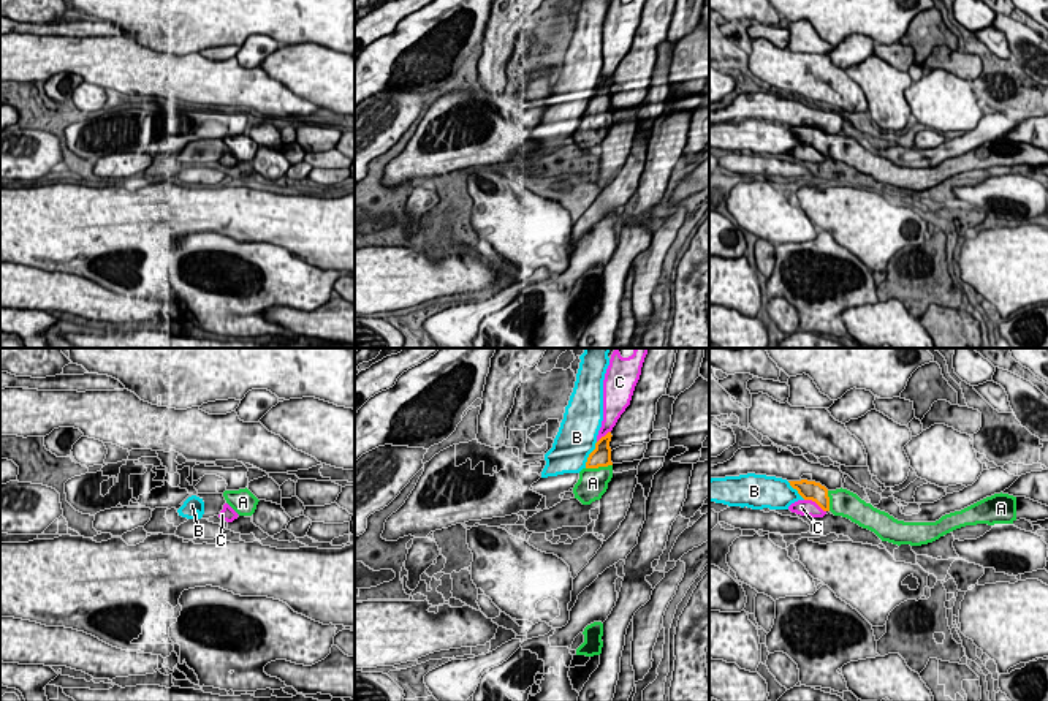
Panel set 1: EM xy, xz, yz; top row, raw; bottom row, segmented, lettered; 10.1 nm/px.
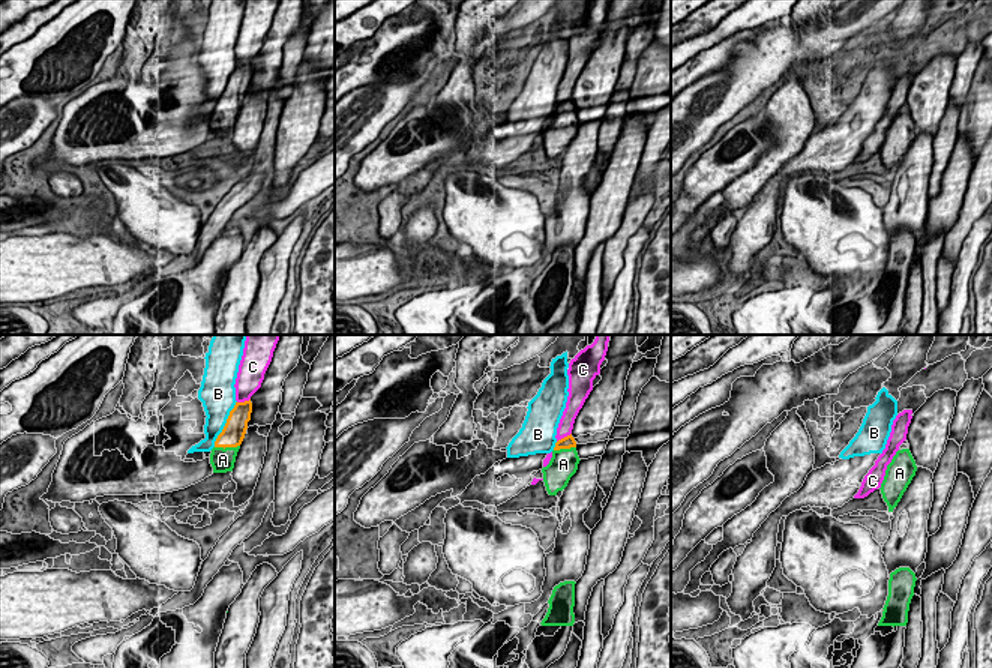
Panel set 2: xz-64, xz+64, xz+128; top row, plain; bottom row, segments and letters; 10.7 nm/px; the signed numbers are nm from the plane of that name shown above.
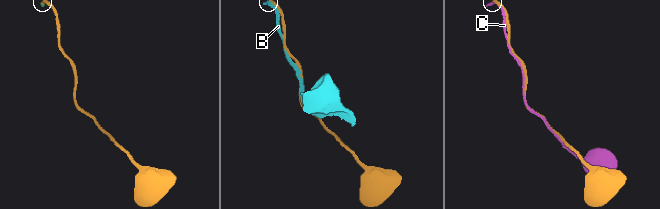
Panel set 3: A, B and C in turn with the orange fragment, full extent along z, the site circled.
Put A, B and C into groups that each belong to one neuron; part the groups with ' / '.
A / B / C

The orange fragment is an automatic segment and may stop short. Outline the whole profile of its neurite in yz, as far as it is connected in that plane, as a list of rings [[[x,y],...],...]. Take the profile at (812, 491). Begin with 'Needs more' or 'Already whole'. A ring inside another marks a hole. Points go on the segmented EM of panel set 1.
Needs more. [[[807,479],[788,483],[804,500],[815,502],[823,511],[847,517],[860,527],[874,532],[882,541],[898,546],[928,544],[966,525],[1013,524],[1020,519],[1037,522],[1048,519],[1046,505],[1001,492],[961,511],[945,514],[936,522],[904,522],[874,508],[847,489],[828,491],[820,483]]]

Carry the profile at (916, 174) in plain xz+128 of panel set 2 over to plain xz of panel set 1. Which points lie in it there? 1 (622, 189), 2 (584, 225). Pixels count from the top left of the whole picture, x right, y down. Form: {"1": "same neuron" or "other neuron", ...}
{"1": "other neuron", "2": "other neuron"}

